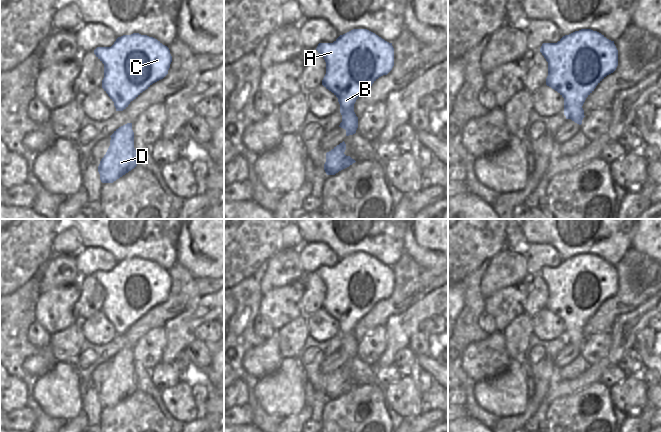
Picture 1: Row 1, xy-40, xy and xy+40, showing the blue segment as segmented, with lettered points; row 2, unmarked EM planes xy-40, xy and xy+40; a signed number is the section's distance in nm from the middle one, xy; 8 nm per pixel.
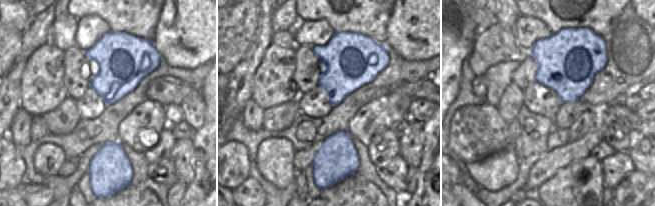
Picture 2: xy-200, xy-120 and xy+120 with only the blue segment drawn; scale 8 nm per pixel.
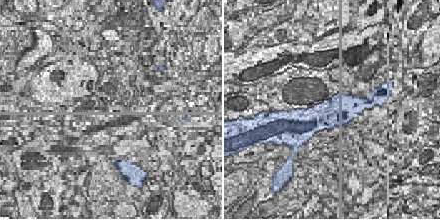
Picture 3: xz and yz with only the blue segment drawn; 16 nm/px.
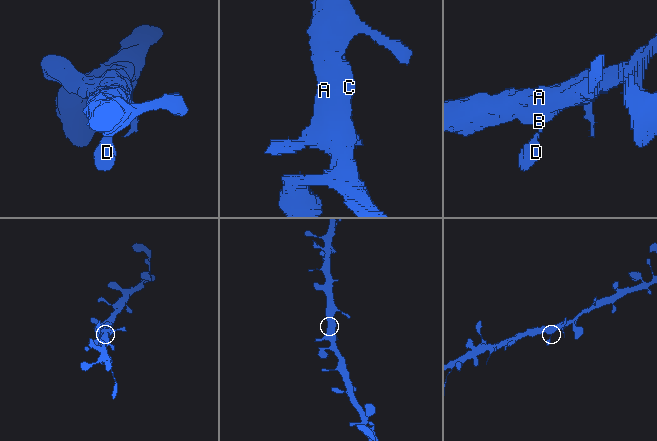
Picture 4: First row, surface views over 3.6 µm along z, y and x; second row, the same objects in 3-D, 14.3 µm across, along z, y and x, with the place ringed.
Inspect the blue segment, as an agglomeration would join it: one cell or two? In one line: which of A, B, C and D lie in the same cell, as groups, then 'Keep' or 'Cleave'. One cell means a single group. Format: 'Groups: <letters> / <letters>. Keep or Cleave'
Groups: A B C D. Keep

